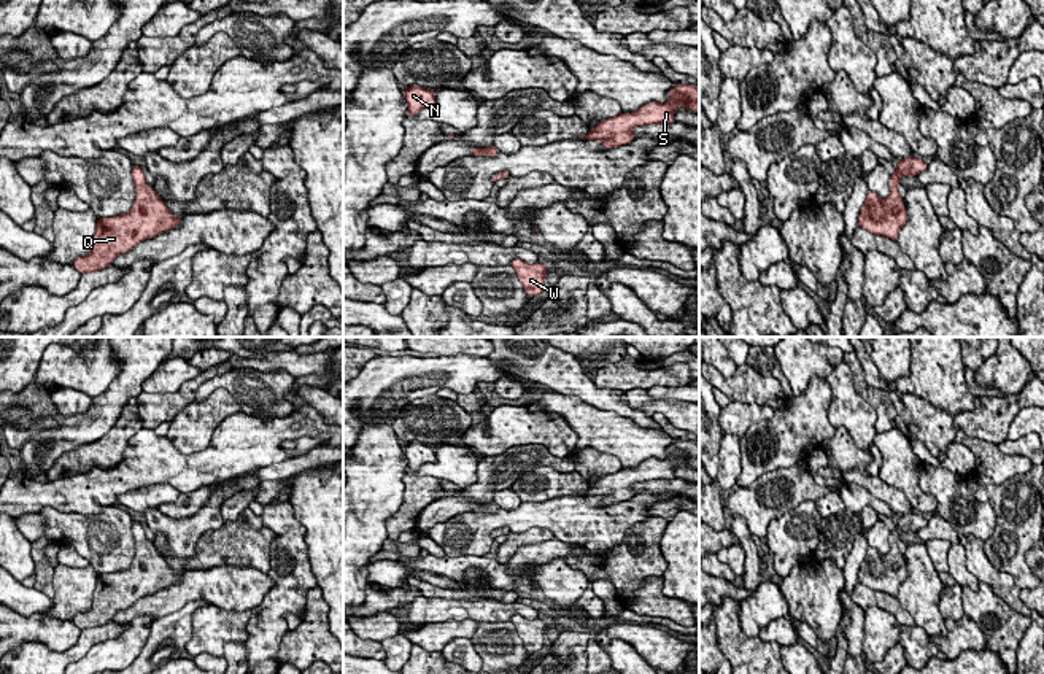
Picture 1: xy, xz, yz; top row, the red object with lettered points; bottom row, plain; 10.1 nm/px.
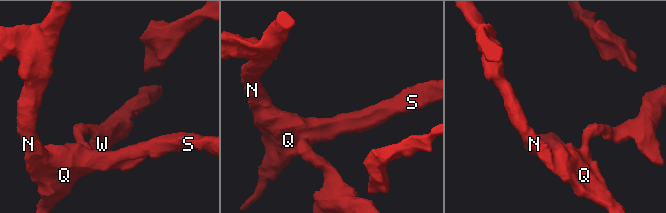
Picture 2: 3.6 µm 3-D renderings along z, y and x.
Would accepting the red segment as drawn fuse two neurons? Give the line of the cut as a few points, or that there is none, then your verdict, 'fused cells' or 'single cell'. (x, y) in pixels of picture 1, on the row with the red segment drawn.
no cut | single cell

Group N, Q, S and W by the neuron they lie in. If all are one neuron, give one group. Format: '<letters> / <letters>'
N Q S W

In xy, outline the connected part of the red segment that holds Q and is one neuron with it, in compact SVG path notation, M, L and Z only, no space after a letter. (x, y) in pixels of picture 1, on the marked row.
M133 164L132 178L137 189L132 210L119 216L97 219L92 251L72 264L79 273L102 270L140 242L181 224L183 218L175 218L154 188L146 184L140 165Z

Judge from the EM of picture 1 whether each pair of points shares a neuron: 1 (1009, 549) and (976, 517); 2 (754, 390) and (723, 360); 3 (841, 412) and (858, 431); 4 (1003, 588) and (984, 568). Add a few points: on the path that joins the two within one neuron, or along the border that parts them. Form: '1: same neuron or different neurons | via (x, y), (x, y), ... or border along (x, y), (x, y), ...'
1: different neurons | border along (974, 498), (995, 515), (995, 530), (984, 542)
2: different neurons | border along (715, 367), (725, 377), (730, 377), (738, 367)
3: same neuron | via (846, 417), (855, 426)
4: same neuron | via (1000, 584), (989, 573)

